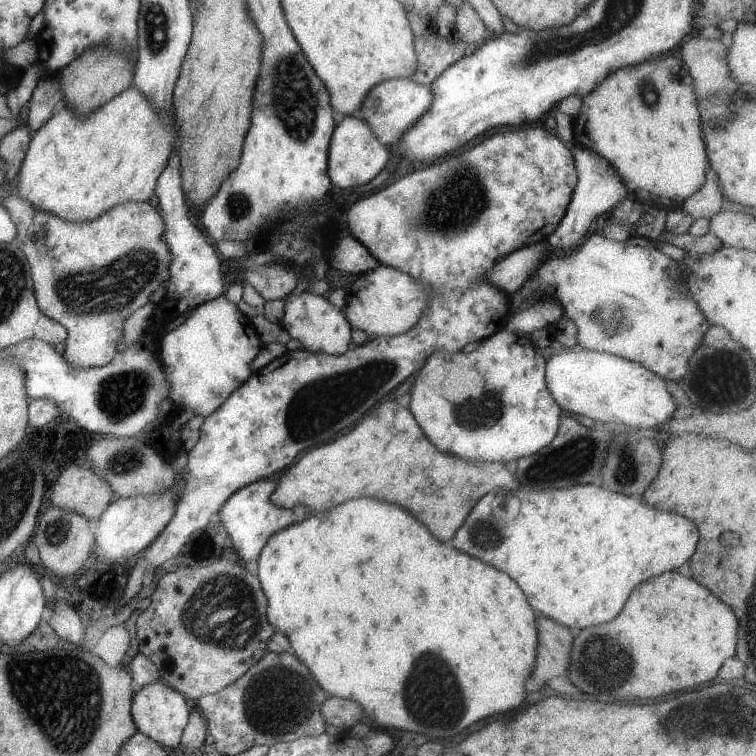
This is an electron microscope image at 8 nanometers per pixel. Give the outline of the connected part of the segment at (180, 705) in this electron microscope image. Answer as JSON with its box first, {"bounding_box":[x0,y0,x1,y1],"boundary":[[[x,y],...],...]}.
{"bounding_box":[130,679,191,751],"boundary":[[[161,679],[142,686],[132,696],[130,715],[137,732],[147,735],[166,750],[170,751],[179,744],[181,732],[185,728],[191,709],[191,703],[175,689],[168,687]]]}

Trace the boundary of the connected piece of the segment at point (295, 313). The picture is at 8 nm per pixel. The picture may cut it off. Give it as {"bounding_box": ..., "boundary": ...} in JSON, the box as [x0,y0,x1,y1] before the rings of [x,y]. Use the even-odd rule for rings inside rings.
{"bounding_box":[278,291,352,356],"boundary":[[[305,291],[297,296],[287,294],[283,299],[286,299],[284,313],[278,324],[288,332],[290,338],[298,340],[307,352],[339,356],[352,345],[349,336],[350,324],[341,308],[331,305],[327,298]]]}

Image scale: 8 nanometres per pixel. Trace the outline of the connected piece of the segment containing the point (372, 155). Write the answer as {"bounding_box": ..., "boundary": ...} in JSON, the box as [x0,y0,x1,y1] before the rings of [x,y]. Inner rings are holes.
{"bounding_box":[327,115,389,191],"boundary":[[[357,115],[345,116],[332,130],[327,151],[327,176],[339,191],[367,184],[387,164],[389,148],[381,144]]]}

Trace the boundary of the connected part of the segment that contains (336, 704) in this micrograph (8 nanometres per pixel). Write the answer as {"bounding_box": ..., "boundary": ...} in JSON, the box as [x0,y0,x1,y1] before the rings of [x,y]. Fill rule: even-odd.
{"bounding_box":[320,695,364,733],"boundary":[[[331,695],[322,700],[320,713],[327,724],[337,726],[343,733],[364,716],[361,705],[358,705],[355,701],[332,697]]]}

